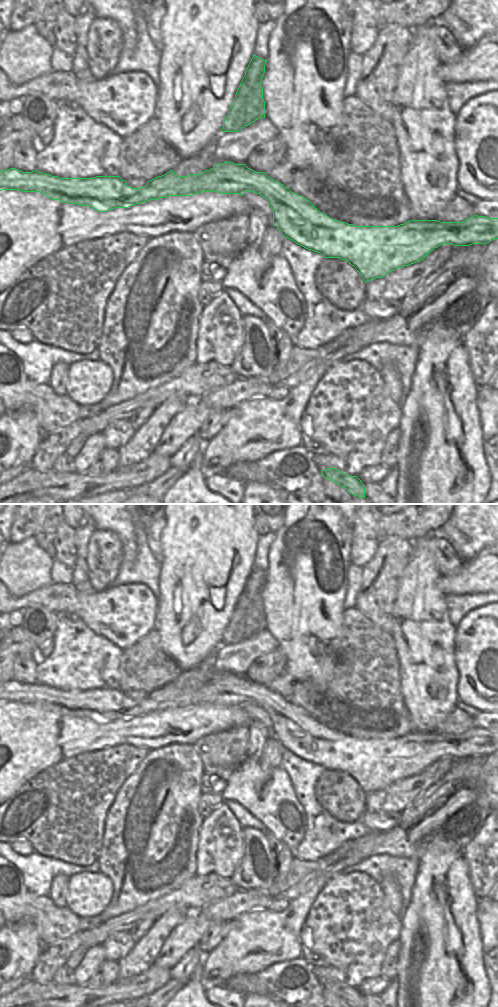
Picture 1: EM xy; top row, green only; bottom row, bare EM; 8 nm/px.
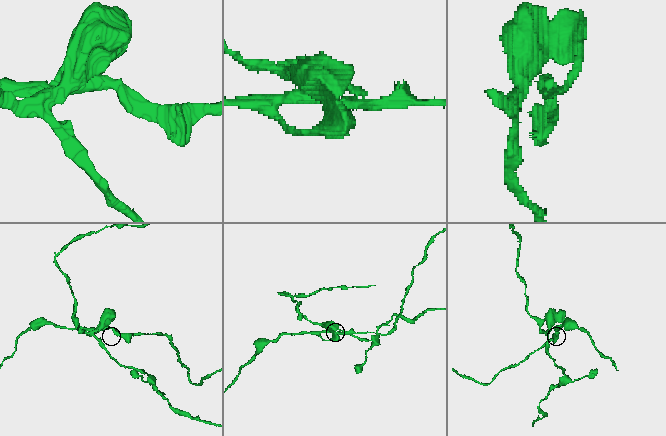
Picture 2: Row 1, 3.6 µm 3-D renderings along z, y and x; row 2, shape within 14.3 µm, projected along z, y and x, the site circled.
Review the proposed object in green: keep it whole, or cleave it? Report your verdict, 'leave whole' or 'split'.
split

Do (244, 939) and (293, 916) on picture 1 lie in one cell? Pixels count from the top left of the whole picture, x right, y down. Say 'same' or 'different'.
same

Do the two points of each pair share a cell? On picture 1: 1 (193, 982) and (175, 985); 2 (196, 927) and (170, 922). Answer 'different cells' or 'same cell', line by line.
1: different cells
2: different cells

